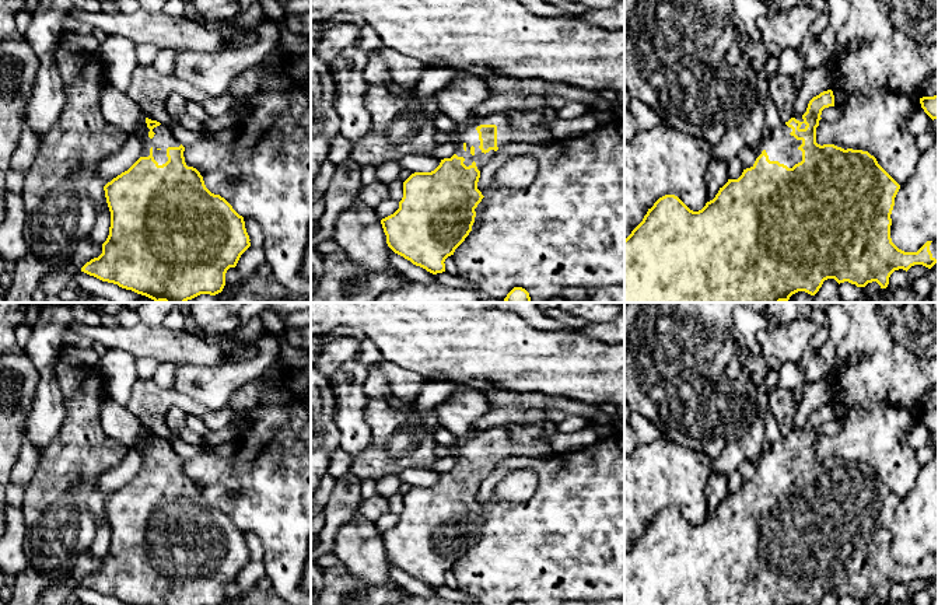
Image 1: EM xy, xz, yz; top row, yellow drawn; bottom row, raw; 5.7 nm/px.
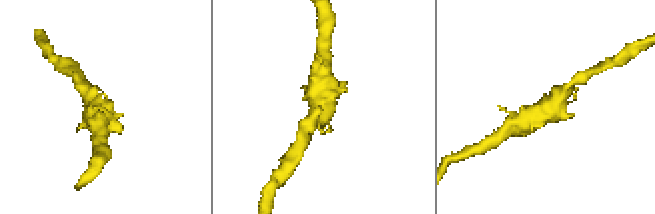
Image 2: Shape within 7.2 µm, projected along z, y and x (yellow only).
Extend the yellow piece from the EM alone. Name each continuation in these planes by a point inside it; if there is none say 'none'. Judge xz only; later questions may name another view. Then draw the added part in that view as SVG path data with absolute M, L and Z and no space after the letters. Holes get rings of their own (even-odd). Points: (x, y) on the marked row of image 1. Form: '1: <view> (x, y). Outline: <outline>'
1: xz (532, 126). Outline: M550 108L536 109L508 109L497 113L491 113L479 118L475 123L459 127L455 136L456 155L463 157L466 167L476 162L479 171L482 171L496 154L494 150L483 153L479 146L479 133L476 130L480 125L497 126L497 147L501 148L510 143L532 143L542 144L545 141L554 141L550 123L557 119L557 112Z

